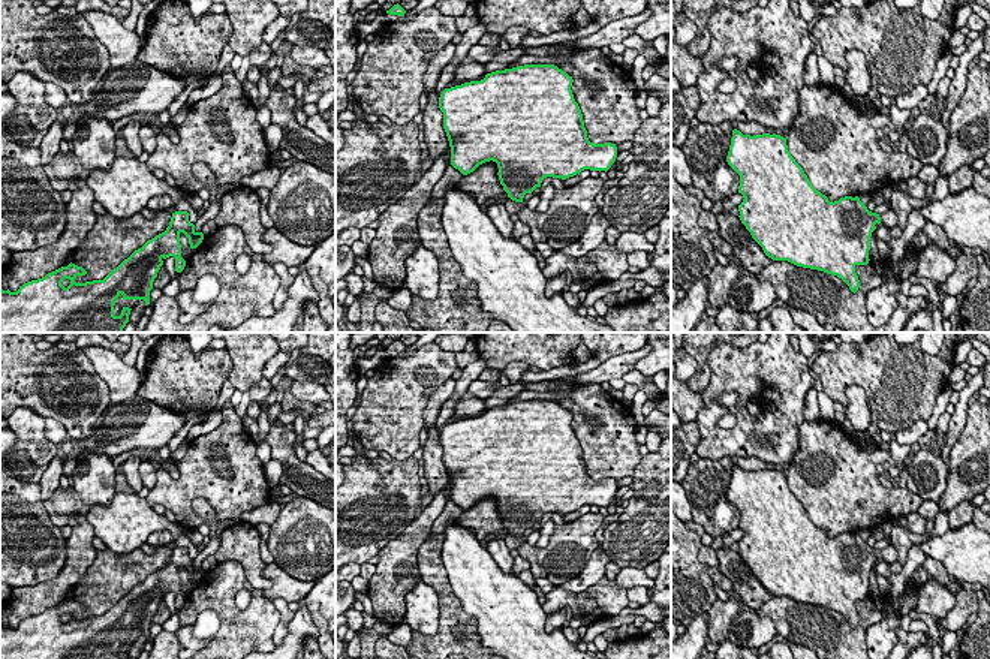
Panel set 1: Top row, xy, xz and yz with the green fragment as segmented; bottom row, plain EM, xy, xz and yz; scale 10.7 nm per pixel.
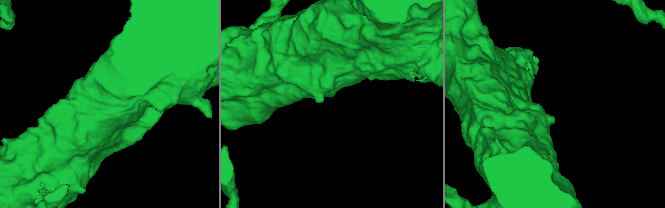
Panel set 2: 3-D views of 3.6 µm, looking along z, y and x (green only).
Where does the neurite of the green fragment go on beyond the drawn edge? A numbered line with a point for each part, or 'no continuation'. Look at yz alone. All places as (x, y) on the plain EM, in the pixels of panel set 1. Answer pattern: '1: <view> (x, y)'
1: yz (888, 553)

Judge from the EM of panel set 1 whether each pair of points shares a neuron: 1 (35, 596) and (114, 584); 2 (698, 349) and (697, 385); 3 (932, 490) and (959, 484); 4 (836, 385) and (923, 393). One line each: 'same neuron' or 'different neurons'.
1: different neurons
2: same neuron
3: different neurons
4: same neuron

